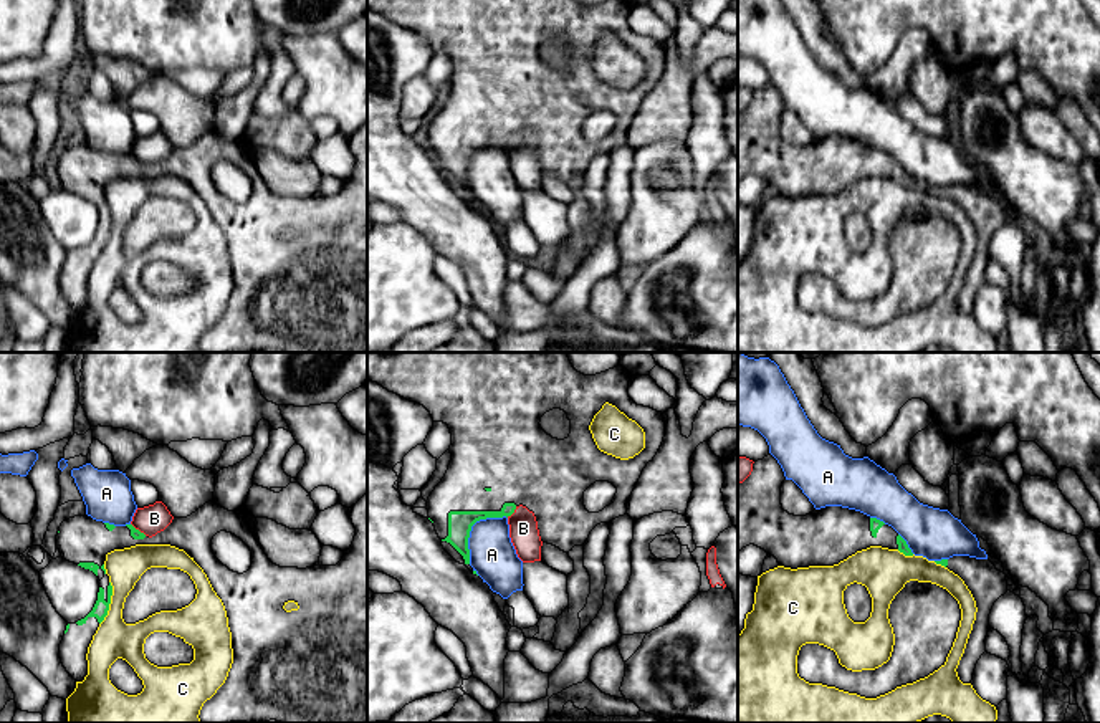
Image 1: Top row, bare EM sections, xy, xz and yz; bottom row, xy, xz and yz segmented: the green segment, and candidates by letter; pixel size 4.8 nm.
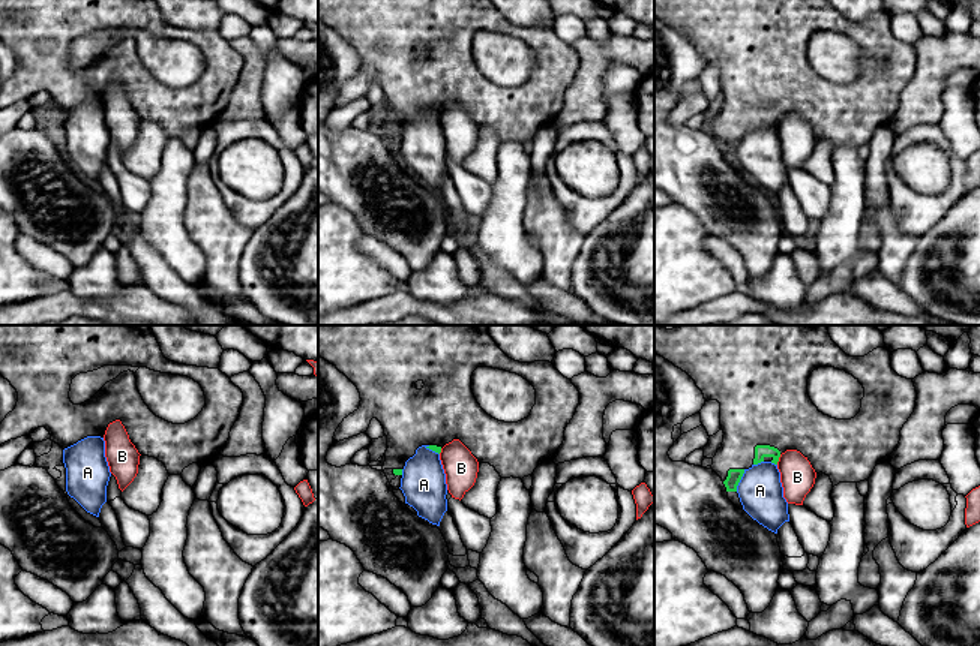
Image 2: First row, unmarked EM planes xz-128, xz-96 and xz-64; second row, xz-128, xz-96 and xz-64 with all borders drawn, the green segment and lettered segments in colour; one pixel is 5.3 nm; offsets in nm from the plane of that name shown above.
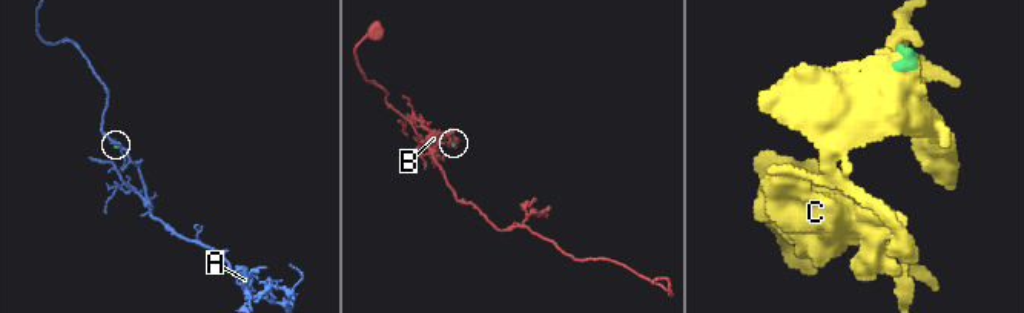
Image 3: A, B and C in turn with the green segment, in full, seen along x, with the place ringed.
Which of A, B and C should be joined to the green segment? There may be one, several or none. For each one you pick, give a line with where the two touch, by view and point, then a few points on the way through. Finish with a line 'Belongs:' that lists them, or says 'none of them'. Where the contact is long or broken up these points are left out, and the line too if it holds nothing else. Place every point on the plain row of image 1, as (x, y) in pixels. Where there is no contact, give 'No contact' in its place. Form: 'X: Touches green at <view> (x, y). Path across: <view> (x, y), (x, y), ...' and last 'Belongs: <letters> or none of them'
Belongs: none of them

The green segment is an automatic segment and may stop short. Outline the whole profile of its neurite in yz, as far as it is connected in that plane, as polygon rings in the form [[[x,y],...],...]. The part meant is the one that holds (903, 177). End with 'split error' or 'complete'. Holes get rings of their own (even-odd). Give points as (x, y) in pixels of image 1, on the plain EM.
[[[769,83],[738,113],[738,184],[754,174],[791,199],[834,195],[870,175],[913,185],[892,156],[860,141],[825,136],[806,146],[789,144],[781,134],[784,109],[781,94]]]; split error

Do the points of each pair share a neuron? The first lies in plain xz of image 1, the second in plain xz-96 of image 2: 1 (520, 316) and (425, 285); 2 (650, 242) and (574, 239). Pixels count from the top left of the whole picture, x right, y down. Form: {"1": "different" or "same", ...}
{"1": "same", "2": "different"}

